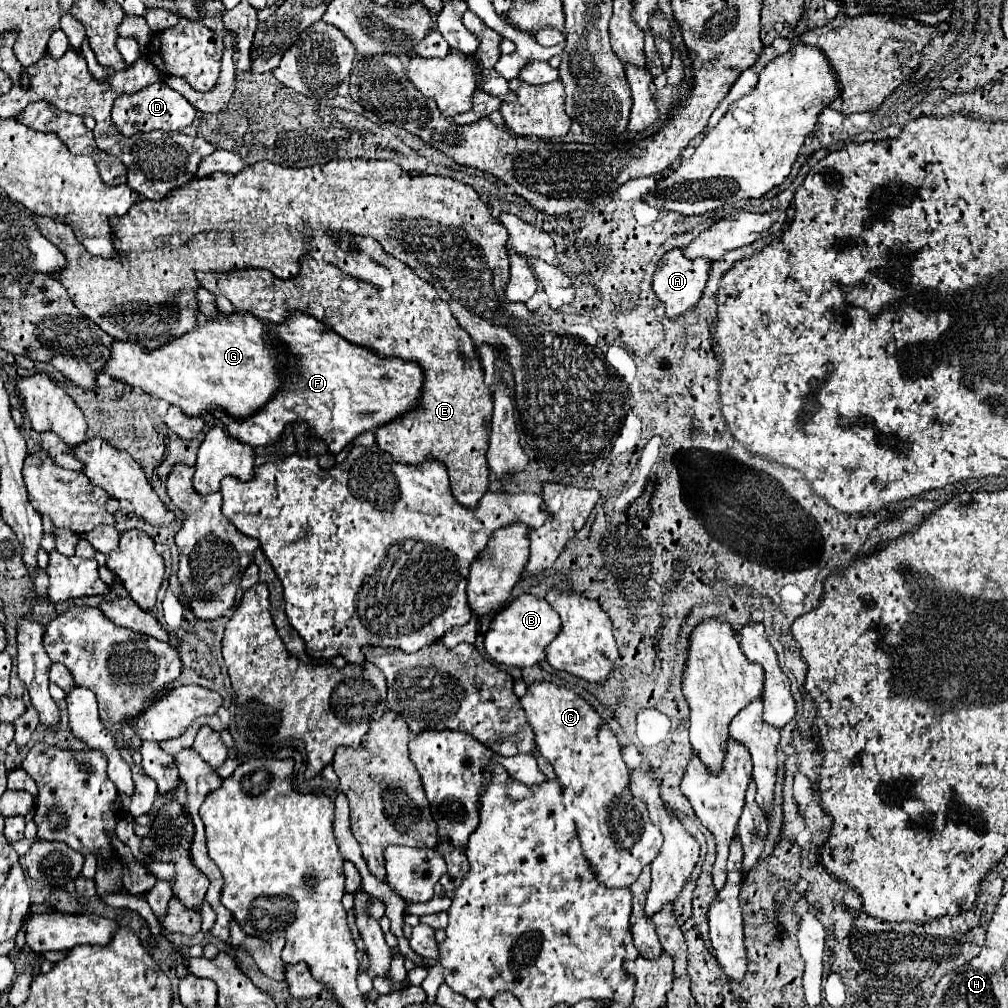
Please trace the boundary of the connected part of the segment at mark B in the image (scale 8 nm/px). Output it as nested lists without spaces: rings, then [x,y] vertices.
[[[523,593],[493,615],[489,629],[485,633],[485,651],[491,659],[505,663],[509,667],[531,667],[545,659],[545,649],[557,637],[559,629],[561,619],[553,611],[553,607],[541,597]]]

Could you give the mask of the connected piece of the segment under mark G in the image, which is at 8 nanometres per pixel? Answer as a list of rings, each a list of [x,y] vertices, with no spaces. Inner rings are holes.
[[[217,311],[215,319],[207,319],[205,323],[197,325],[189,333],[171,339],[163,347],[157,349],[145,349],[139,343],[131,341],[113,341],[111,343],[111,357],[103,365],[103,373],[111,375],[113,379],[119,379],[127,385],[135,385],[143,389],[151,397],[165,399],[171,405],[177,405],[183,409],[183,413],[199,413],[205,415],[207,409],[221,407],[233,417],[249,417],[259,407],[263,407],[269,397],[273,397],[281,387],[281,367],[283,353],[277,351],[273,343],[269,343],[267,325],[253,317],[251,313],[231,313],[223,315]]]

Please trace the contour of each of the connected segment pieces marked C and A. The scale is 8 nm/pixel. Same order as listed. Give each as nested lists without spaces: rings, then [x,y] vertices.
[[[535,681],[527,687],[527,693],[521,697],[521,705],[535,733],[535,741],[541,755],[551,763],[553,771],[557,773],[557,779],[563,789],[563,803],[575,819],[583,853],[595,869],[597,879],[607,887],[629,887],[639,877],[643,865],[649,865],[657,857],[663,837],[659,833],[659,827],[651,823],[647,805],[641,799],[633,797],[629,789],[629,769],[623,761],[617,737],[613,735],[607,721],[581,695],[563,685]]]
[[[671,249],[661,257],[657,271],[655,271],[655,279],[653,279],[653,291],[665,303],[667,317],[677,317],[699,303],[699,297],[707,283],[709,267],[711,267],[711,259],[701,257],[701,259],[691,261],[683,255],[683,249]]]

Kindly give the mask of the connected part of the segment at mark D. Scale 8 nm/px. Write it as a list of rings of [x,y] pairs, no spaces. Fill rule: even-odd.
[[[153,83],[153,85],[145,87],[143,91],[135,93],[135,95],[121,95],[113,103],[111,117],[113,117],[113,123],[117,125],[117,129],[123,135],[133,135],[137,131],[153,131],[153,129],[181,131],[183,127],[193,123],[195,113],[197,111],[193,109],[193,105],[181,93],[173,91],[165,83]]]

